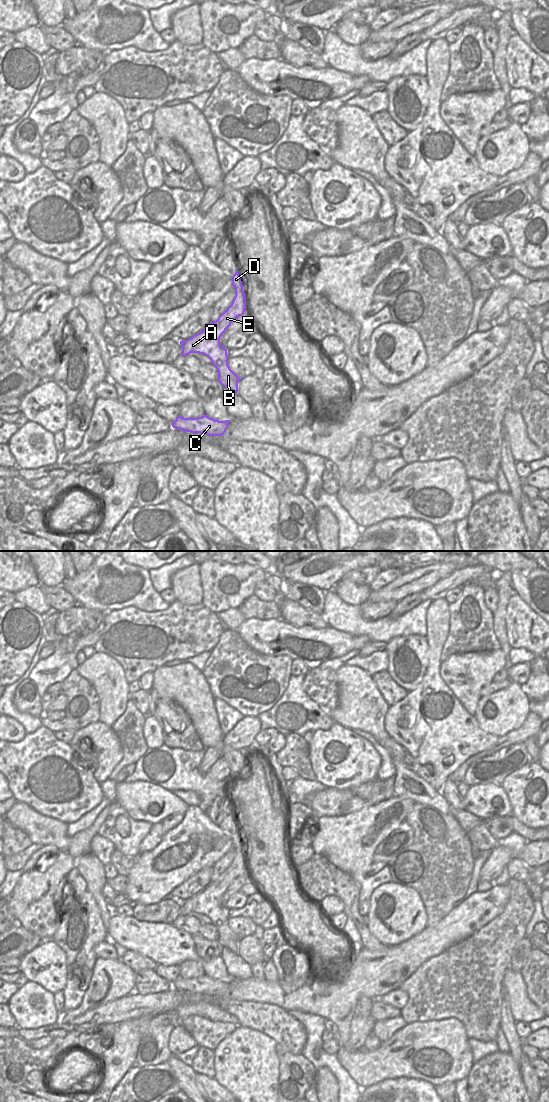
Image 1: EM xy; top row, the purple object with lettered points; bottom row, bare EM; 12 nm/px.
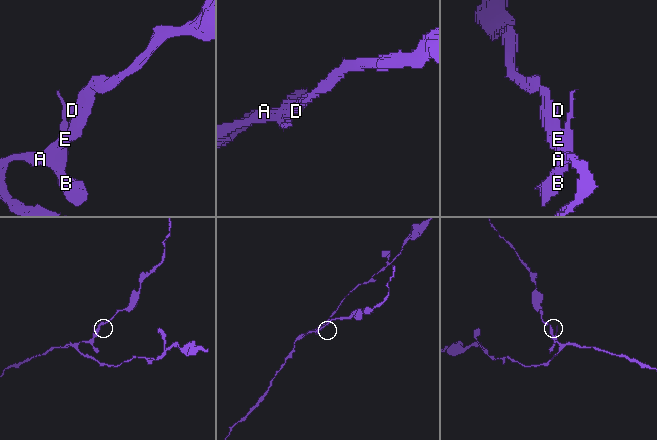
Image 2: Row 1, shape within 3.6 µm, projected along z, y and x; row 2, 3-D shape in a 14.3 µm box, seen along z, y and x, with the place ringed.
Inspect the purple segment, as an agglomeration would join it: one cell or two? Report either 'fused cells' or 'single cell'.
fused cells

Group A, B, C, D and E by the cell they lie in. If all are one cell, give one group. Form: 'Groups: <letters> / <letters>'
Groups: A C D E / B.

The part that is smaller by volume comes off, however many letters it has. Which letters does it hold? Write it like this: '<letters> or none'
B

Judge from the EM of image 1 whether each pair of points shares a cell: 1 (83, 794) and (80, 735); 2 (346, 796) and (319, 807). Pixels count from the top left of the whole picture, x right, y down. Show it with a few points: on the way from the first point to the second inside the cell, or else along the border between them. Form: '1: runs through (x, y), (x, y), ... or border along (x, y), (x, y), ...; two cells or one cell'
1: border along (69, 743), (75, 752), (91, 744), (98, 761); two cells
2: runs through (339, 798), (326, 803); one cell

